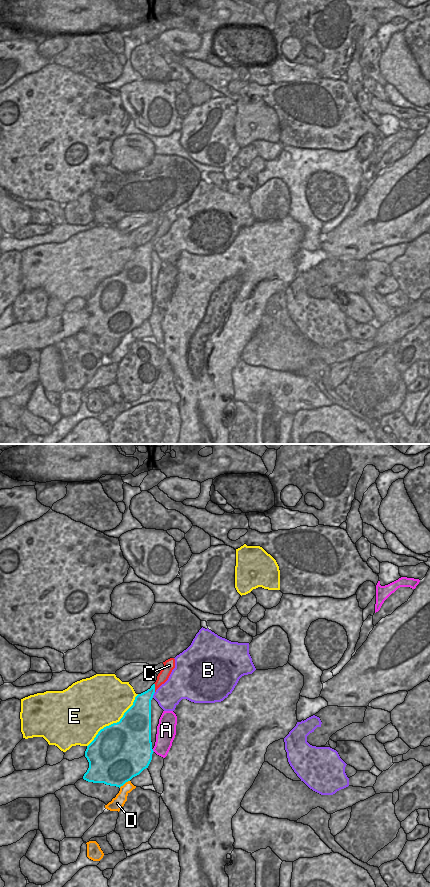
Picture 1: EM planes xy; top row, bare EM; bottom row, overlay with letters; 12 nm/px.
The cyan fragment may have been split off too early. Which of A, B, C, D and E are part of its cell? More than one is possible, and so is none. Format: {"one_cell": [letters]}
{"one_cell": ["C"]}

